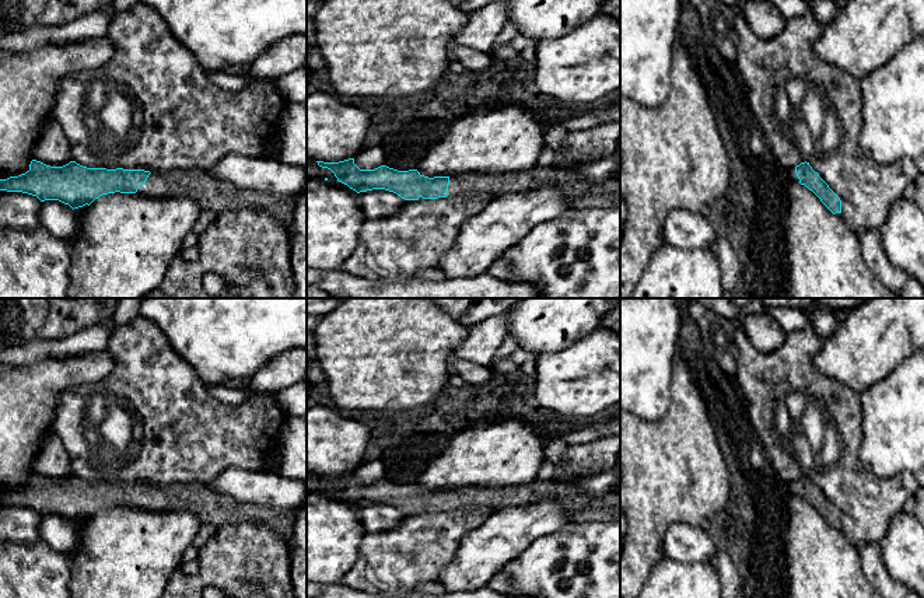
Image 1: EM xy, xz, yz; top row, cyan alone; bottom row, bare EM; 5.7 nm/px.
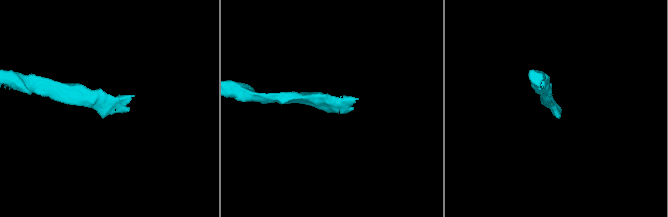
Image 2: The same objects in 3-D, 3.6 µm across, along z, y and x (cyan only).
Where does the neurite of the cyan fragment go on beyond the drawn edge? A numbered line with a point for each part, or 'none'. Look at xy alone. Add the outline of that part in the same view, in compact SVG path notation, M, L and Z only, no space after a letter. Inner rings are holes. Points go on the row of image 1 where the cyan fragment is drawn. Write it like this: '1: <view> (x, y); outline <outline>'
1: xy (214, 195); outline M209 171L151 172L146 183L137 189L141 196L186 196L196 200L203 211L262 209L283 224L290 237L298 196L279 197L269 193L237 186L214 178Z

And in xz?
1: xz (605, 195); outline M536 165L528 171L507 174L458 174L449 176L448 193L487 193L500 197L556 185L573 209L620 207L620 179L612 178L594 188L557 167Z

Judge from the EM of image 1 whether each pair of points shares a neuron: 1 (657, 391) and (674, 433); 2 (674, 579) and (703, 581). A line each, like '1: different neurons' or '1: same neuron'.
1: different neurons
2: same neuron

